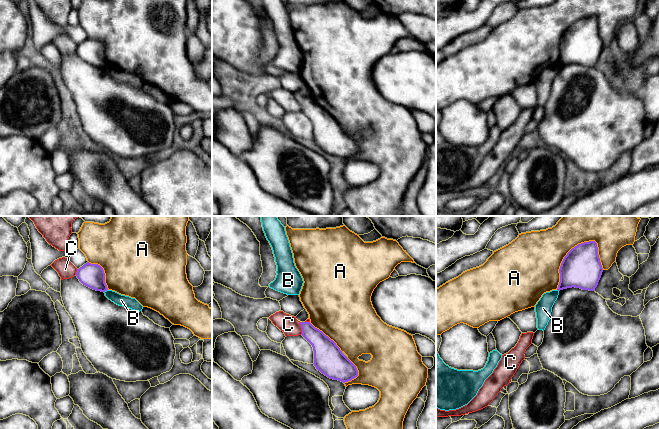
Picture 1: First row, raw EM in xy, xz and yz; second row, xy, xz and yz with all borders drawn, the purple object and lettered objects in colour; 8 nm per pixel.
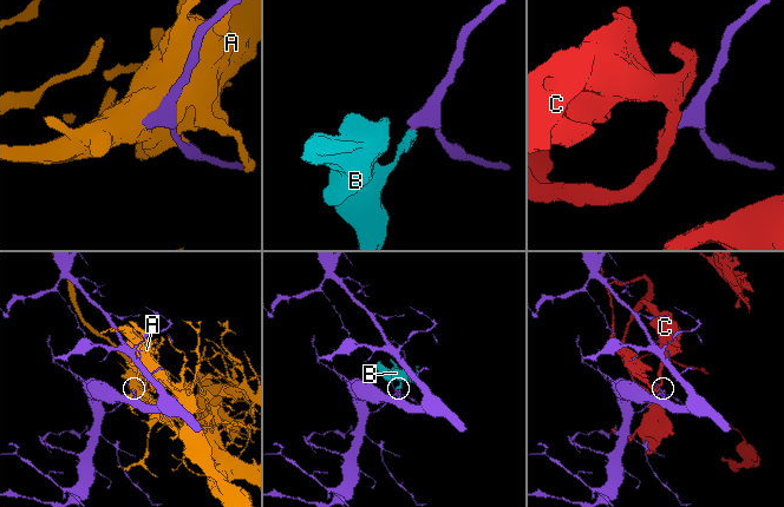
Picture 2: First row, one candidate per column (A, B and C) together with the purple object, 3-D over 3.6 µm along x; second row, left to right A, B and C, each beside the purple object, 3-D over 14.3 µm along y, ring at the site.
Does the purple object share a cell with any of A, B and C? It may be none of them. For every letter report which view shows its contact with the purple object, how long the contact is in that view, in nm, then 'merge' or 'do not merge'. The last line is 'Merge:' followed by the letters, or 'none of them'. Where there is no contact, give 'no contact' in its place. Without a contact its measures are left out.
A: yz | 500 nm | do not merge
B: xy | 40 nm | do not merge
C: xz | 100 nm | do not merge
Merge: none of them

